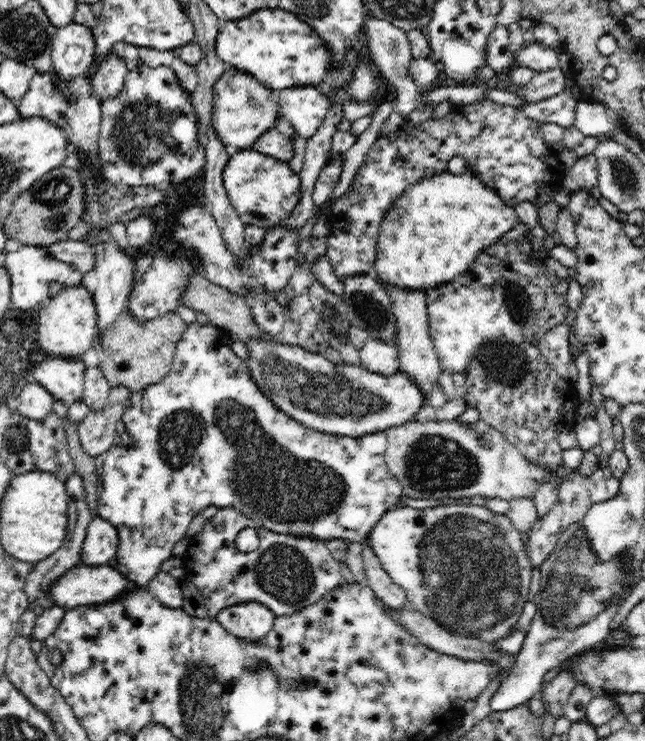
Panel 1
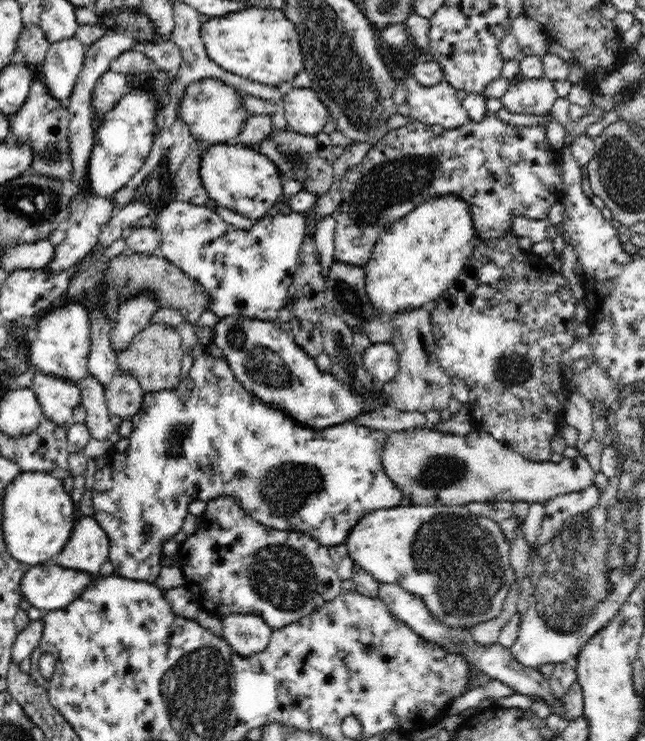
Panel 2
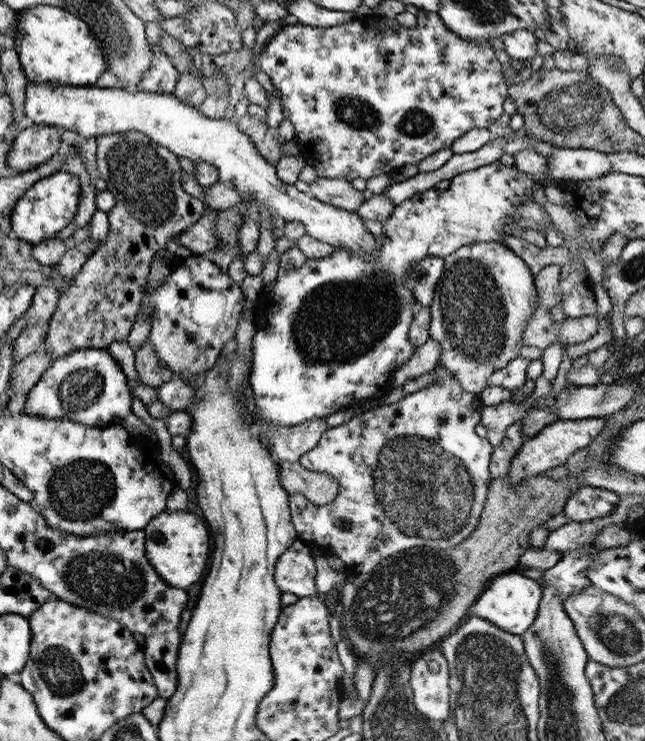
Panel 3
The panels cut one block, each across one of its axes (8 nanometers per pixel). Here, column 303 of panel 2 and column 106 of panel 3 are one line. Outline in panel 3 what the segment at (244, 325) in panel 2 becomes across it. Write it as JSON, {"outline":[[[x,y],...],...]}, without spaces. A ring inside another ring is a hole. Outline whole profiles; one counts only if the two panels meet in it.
{"outline":[[[82,348],[57,357],[47,366],[39,380],[27,392],[21,413],[33,413],[45,419],[69,419],[87,427],[105,427],[124,423],[131,410],[132,394],[127,385],[127,378],[121,366],[109,355],[108,349]]]}

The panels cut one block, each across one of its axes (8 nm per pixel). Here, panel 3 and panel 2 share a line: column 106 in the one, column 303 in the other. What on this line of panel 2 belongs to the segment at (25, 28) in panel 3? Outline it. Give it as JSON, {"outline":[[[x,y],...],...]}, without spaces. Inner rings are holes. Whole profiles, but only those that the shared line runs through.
{"outline":[[[258,6],[231,12],[224,16],[209,17],[206,22],[201,24],[200,36],[204,41],[207,56],[214,64],[218,64],[225,72],[230,72],[232,75],[257,81],[270,87],[290,81],[304,68],[304,58],[296,27],[287,18],[284,10]]]}

